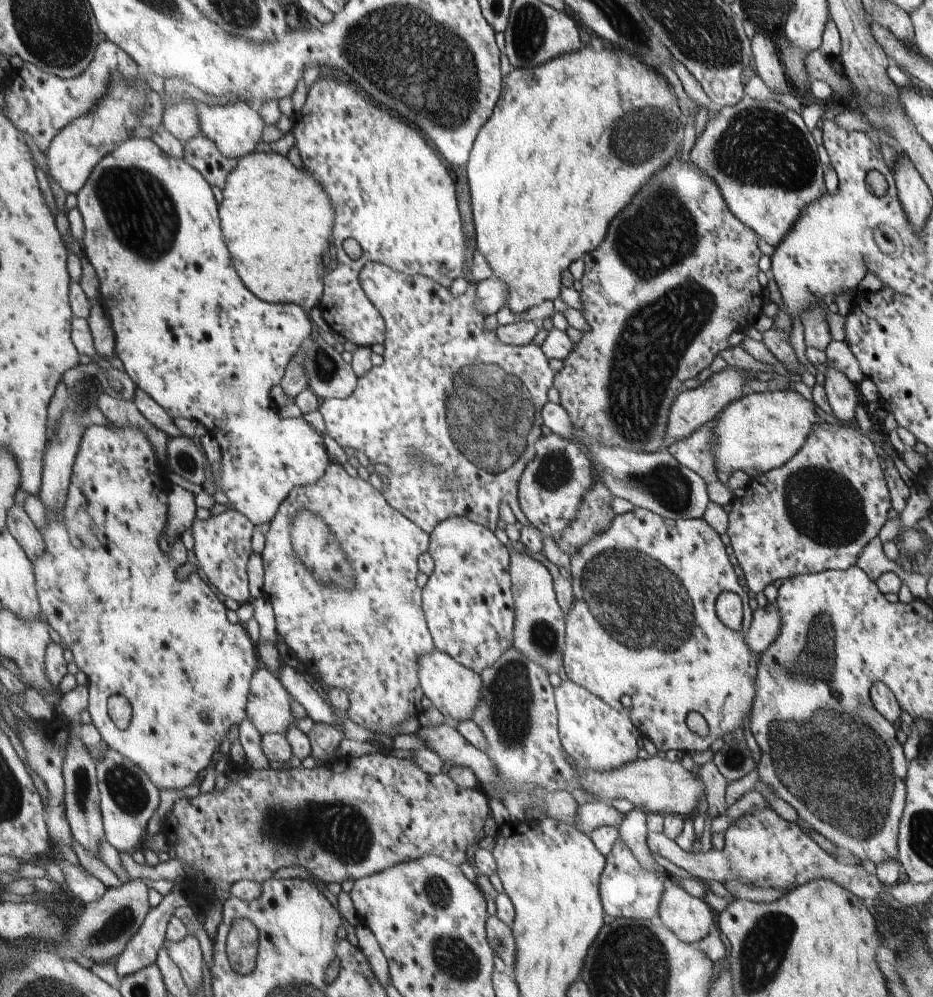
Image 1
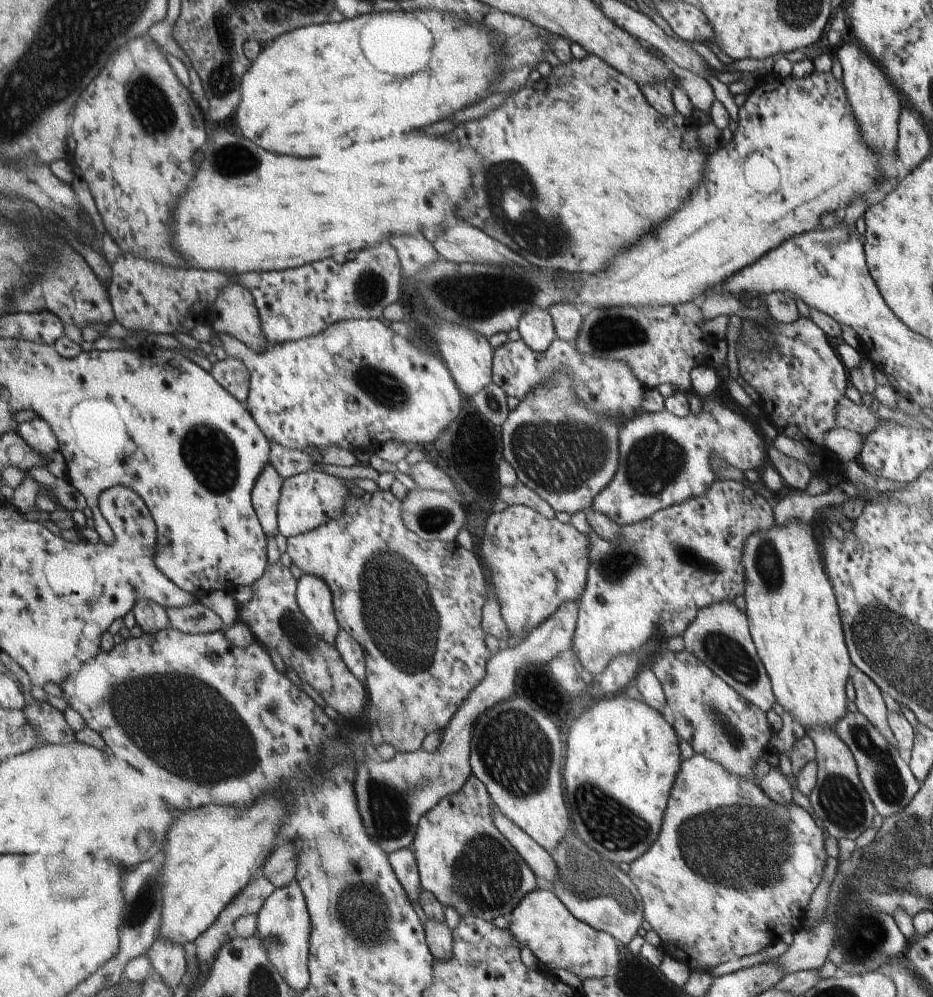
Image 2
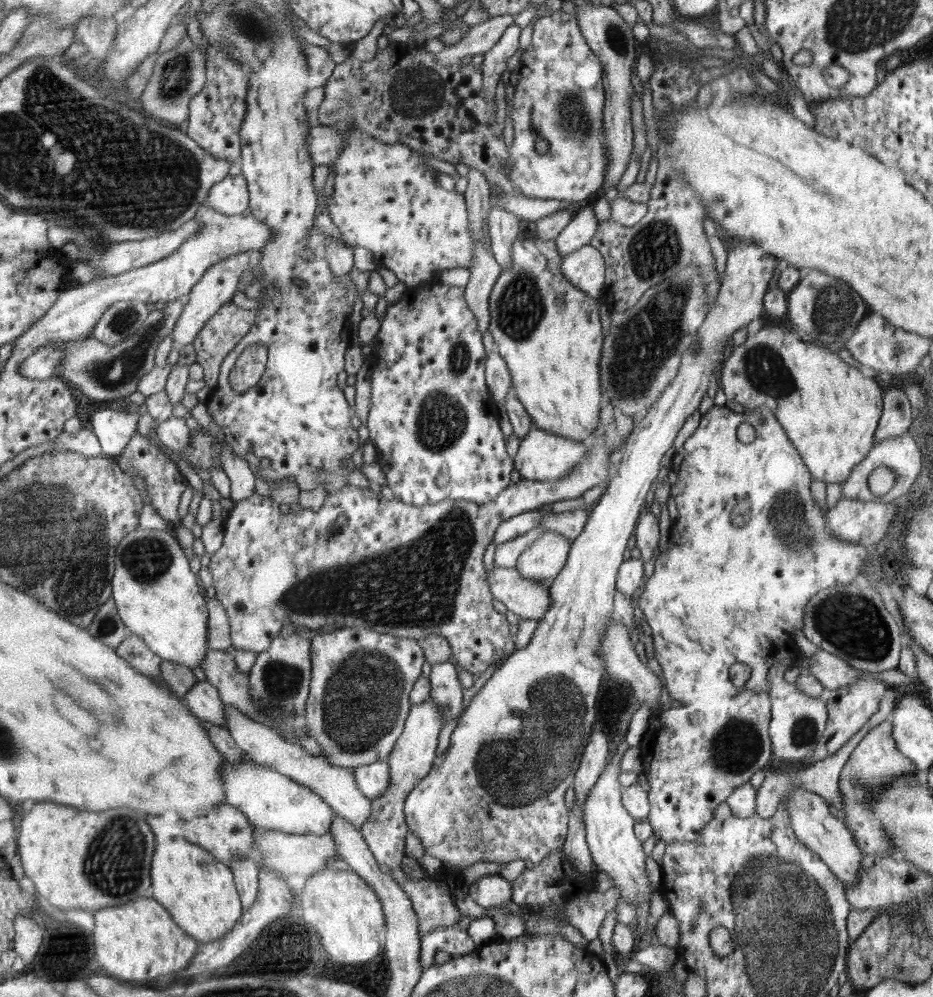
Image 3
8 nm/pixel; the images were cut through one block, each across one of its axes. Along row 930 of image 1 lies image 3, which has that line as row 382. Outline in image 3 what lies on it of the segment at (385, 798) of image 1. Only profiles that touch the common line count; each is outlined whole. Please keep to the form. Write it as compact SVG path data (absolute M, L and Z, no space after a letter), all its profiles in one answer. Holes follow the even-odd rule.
M232 301L226 302L219 310L209 318L203 329L196 335L192 342L197 354L196 363L203 369L203 380L211 390L215 390L219 382L219 372L222 370L223 360L227 358L231 351L234 351L240 340L251 331L258 318L255 310L242 310Z

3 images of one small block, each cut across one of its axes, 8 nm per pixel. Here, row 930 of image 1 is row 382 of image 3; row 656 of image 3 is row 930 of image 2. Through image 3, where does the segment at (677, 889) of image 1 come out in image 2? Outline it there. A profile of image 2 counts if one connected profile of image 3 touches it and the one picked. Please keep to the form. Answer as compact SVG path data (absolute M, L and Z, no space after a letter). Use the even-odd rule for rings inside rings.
M536 888L508 916L509 931L521 947L528 946L546 968L568 970L579 978L609 980L618 970L616 940L606 931L592 928L570 912L569 908L550 890Z

